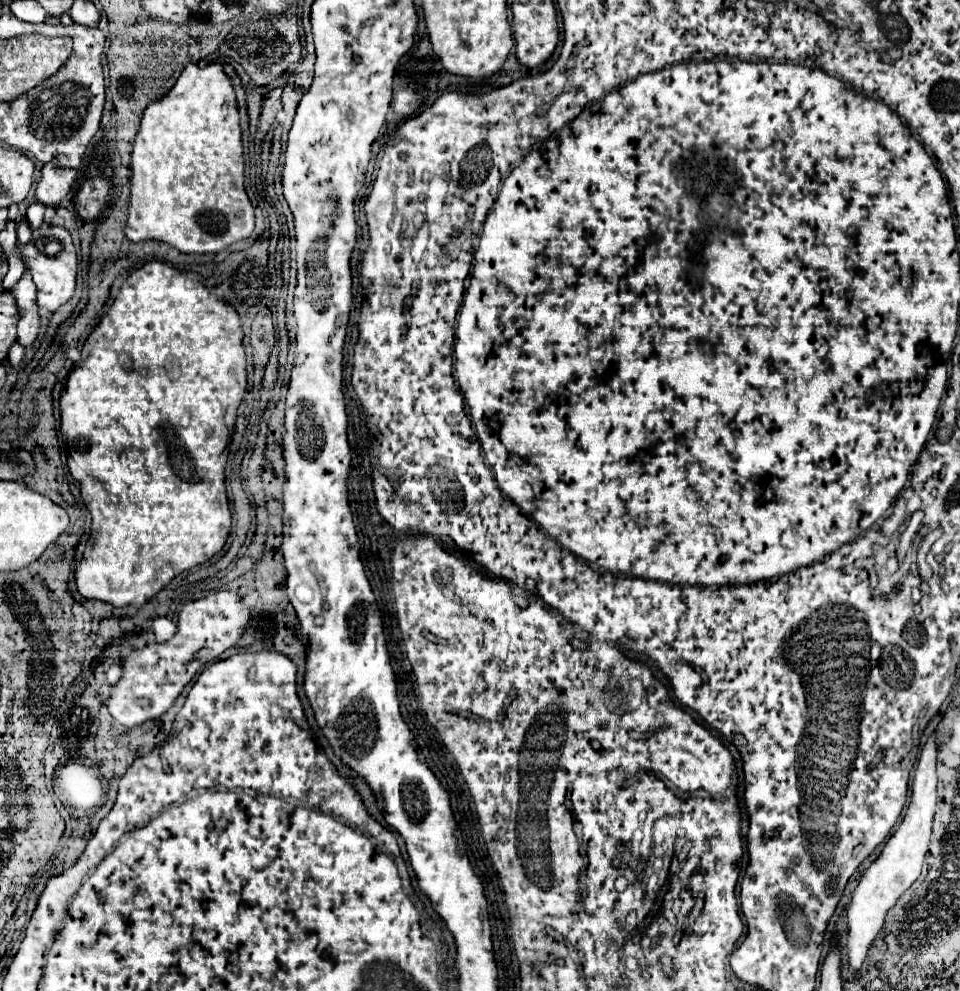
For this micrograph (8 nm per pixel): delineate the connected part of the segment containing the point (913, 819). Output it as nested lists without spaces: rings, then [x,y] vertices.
[[[933,732],[929,736],[929,740],[925,742],[923,750],[921,750],[921,756],[919,756],[919,762],[917,762],[917,768],[915,768],[915,776],[913,776],[913,786],[911,786],[911,802],[907,806],[903,822],[895,830],[895,834],[887,840],[887,844],[883,846],[879,858],[863,872],[863,876],[859,880],[859,886],[853,892],[853,900],[851,900],[849,910],[847,910],[847,916],[849,916],[847,954],[849,954],[849,972],[851,974],[855,974],[861,968],[873,938],[877,936],[877,932],[883,926],[887,910],[891,906],[895,906],[897,898],[921,874],[925,852],[927,852],[927,846],[929,846],[927,840],[931,838],[931,824],[933,824],[933,816],[935,816],[937,748],[939,748],[939,734]]]

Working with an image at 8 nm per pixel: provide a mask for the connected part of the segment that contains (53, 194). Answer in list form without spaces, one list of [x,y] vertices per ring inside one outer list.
[[[45,164],[41,170],[41,180],[35,190],[37,202],[43,202],[45,206],[51,206],[51,208],[59,206],[59,202],[71,190],[73,180],[75,180],[75,170]]]

